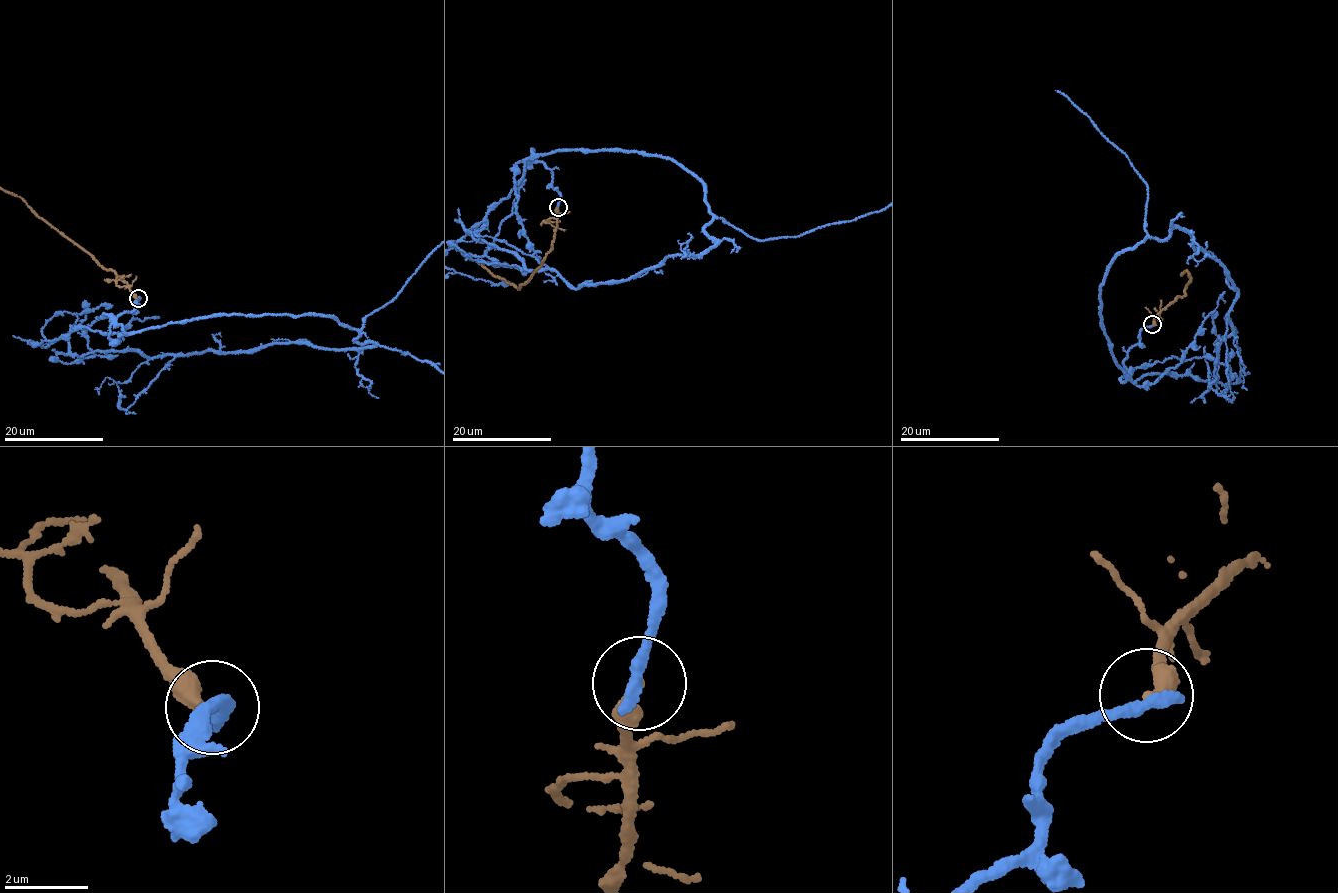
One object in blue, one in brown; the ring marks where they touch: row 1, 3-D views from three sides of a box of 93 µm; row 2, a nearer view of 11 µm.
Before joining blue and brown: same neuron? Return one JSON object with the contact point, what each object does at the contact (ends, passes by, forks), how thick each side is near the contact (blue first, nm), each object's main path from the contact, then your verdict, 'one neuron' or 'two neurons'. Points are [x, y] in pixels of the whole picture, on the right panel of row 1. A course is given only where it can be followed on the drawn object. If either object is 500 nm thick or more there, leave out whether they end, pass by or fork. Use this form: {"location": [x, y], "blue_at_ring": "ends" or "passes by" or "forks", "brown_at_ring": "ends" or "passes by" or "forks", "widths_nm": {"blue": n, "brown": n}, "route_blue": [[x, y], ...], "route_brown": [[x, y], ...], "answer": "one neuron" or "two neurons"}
{"location": [1152, 324], "blue_at_ring": "ends", "brown_at_ring": "ends", "widths_nm": {"blue": 380, "brown": 280}, "answer": "two neurons"}

